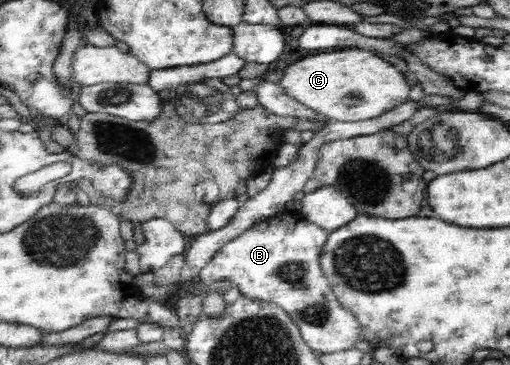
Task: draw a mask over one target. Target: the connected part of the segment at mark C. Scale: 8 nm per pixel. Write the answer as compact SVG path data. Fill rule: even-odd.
M345 48L312 55L286 66L280 86L313 112L327 120L342 122L374 119L405 103L411 88L403 74L390 62L369 50Z

